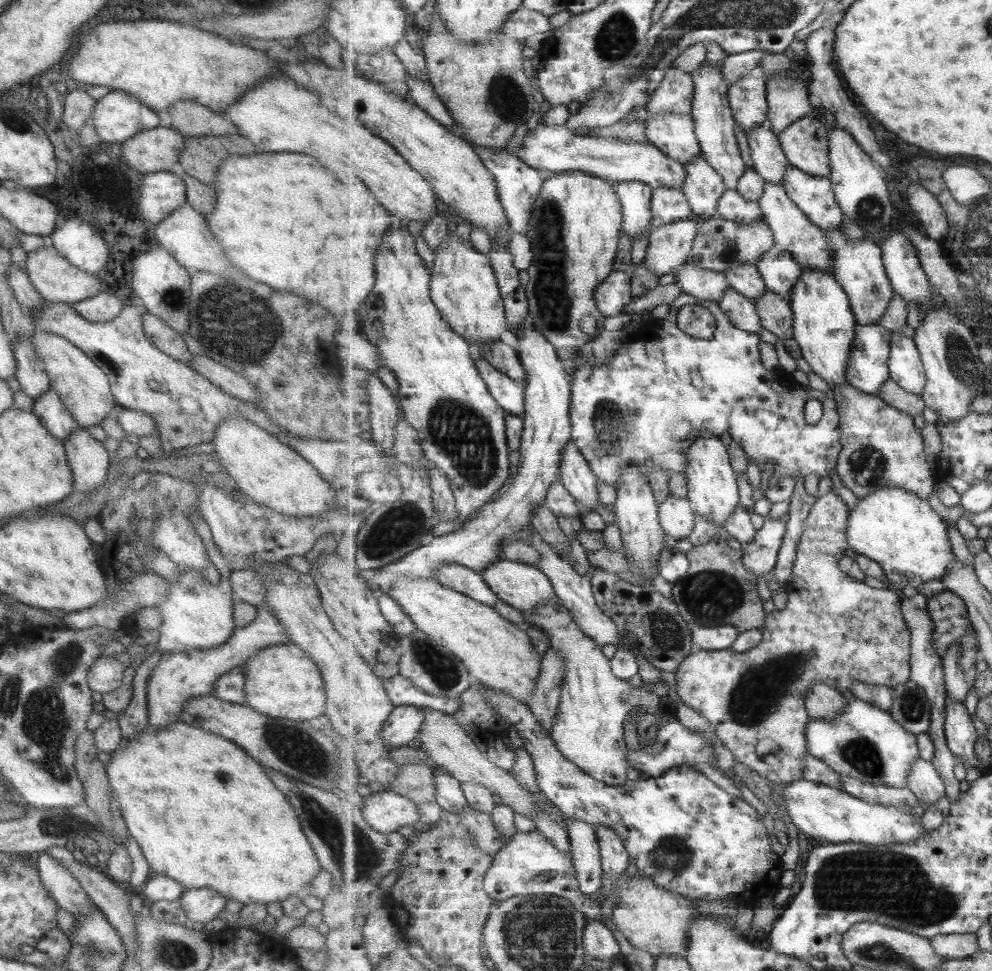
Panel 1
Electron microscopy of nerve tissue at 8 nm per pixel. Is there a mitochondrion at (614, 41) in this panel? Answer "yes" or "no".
yes

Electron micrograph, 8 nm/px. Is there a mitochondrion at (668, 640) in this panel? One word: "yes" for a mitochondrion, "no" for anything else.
yes

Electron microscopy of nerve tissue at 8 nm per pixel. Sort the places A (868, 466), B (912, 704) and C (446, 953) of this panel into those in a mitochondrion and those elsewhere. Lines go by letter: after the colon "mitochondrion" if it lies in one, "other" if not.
A: mitochondrion
B: mitochondrion
C: other

